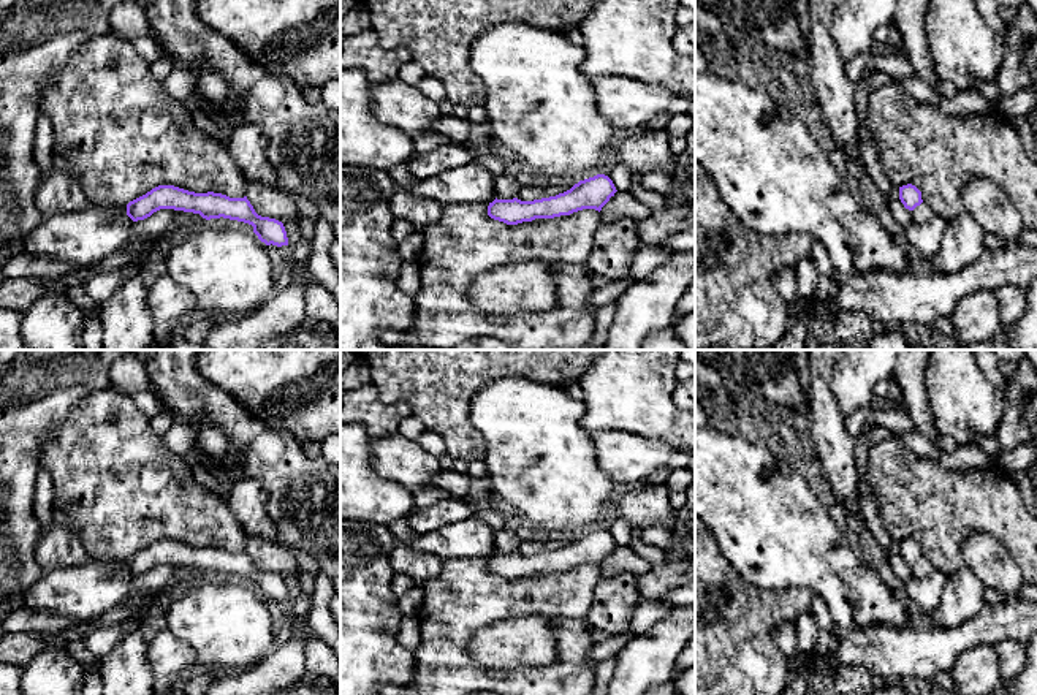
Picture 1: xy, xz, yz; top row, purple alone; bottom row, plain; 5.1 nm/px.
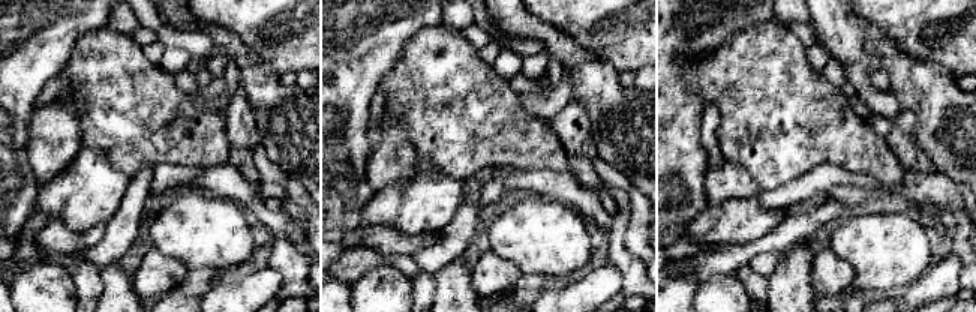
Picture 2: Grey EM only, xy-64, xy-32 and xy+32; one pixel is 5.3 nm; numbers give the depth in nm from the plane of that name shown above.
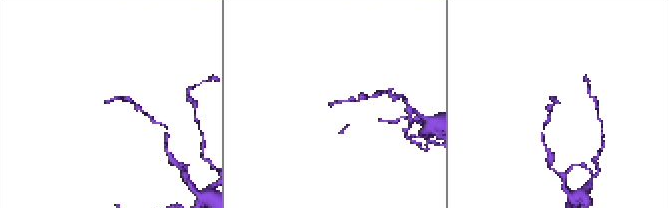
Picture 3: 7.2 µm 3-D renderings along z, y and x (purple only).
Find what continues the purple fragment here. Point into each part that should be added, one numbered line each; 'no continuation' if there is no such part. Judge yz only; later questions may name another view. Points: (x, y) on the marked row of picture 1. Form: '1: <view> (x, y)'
no continuation

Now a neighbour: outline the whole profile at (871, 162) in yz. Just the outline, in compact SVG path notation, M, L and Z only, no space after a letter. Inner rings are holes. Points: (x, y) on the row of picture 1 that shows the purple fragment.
M863 71L861 78L857 82L858 146L863 158L863 166L866 169L866 176L877 187L882 199L887 201L893 185L883 173L879 154L872 144L872 139L864 123L869 95L869 73Z

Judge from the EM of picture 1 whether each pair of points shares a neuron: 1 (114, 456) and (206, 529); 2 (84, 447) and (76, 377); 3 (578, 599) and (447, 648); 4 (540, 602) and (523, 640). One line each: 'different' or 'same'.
1: same
2: different
3: same
4: different

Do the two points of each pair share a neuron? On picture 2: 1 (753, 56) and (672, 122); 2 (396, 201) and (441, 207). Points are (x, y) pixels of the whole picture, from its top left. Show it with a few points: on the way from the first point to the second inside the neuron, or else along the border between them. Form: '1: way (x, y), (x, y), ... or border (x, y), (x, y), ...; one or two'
1: border (685, 65), (685, 86), (705, 105); two
2: way (407, 206), (431, 206); one

